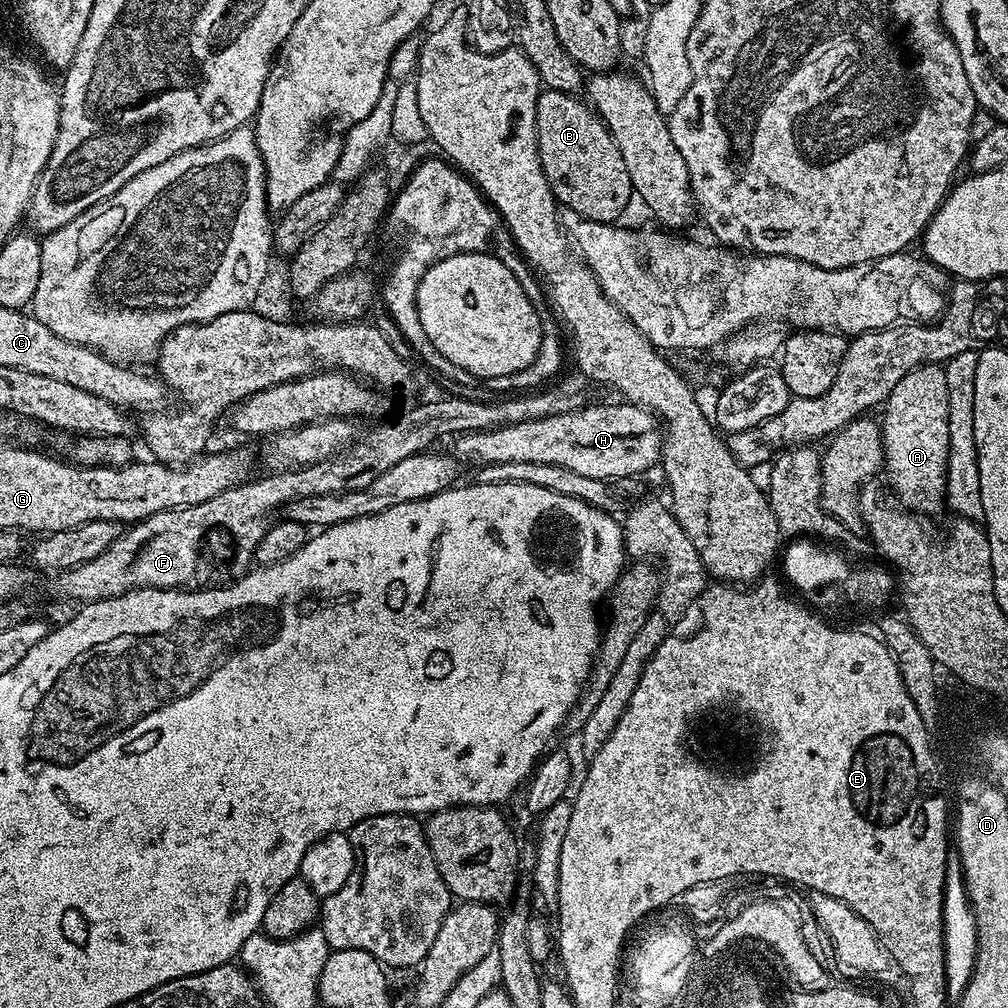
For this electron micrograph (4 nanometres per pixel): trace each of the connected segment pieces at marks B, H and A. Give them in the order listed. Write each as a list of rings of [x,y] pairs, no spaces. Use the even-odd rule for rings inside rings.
[[[541,91],[536,107],[536,145],[540,165],[557,205],[574,210],[582,220],[610,224],[619,221],[628,203],[634,200],[630,174],[626,170],[626,162],[622,162],[622,150],[618,150],[604,121],[583,99],[575,99],[578,98],[570,92]]]
[[[592,404],[589,408],[577,406],[570,412],[559,412],[554,416],[534,416],[513,424],[502,424],[481,432],[462,432],[451,441],[451,455],[461,462],[476,460],[477,465],[498,462],[544,462],[546,466],[564,466],[583,474],[585,478],[599,480],[621,480],[627,476],[639,477],[639,472],[657,467],[662,456],[662,424],[646,408],[637,404]]]
[[[924,364],[920,368],[910,370],[910,374],[906,374],[906,378],[902,378],[898,386],[894,386],[894,390],[884,401],[883,412],[883,471],[888,472],[889,485],[887,484],[887,487],[894,493],[895,499],[908,511],[929,518],[928,516],[934,515],[946,504],[944,496],[946,494],[946,462],[950,454],[950,426],[948,425],[950,406],[946,402],[946,374],[943,367],[939,364]]]

